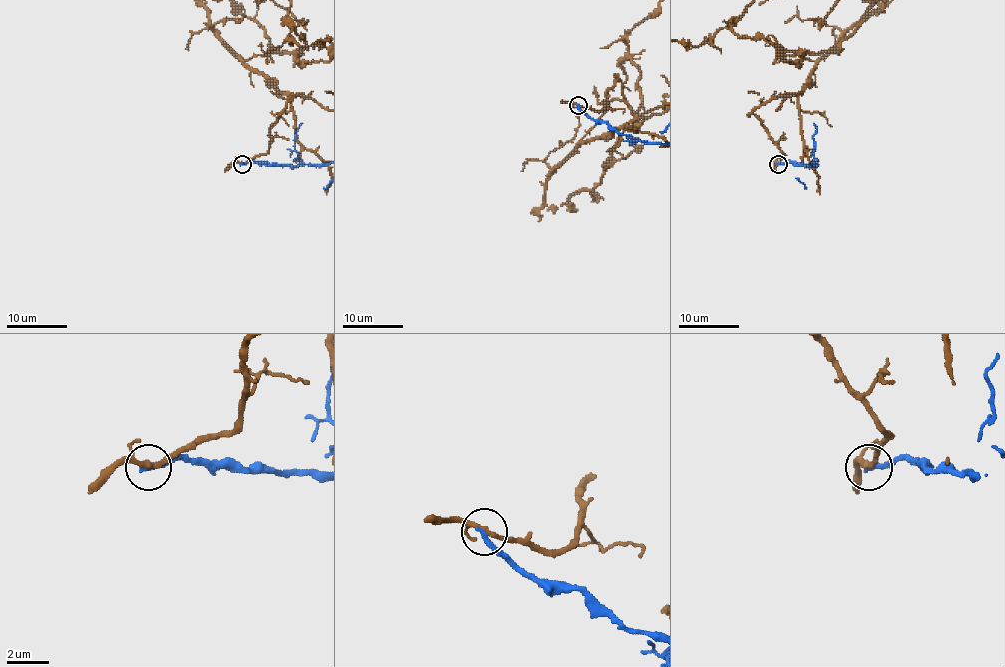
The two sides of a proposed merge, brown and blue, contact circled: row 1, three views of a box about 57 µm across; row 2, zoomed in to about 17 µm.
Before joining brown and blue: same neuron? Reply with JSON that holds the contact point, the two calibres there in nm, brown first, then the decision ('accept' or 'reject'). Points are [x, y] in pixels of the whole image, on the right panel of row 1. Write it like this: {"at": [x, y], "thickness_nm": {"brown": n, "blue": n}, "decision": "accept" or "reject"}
{"at": [778, 164], "thickness_nm": {"brown": 200, "blue": 260}, "decision": "reject"}

